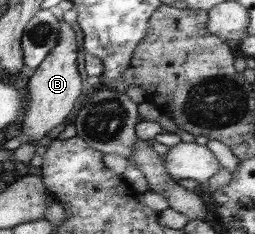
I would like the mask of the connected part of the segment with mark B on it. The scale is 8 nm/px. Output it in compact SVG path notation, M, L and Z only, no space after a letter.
M61 19L59 35L56 48L49 52L48 58L40 67L37 67L29 79L29 105L25 110L23 128L21 128L22 136L27 136L29 141L39 141L45 137L47 131L61 125L65 121L65 117L73 111L73 107L79 101L81 91L83 91L83 83L81 83L83 79L77 69L79 43L77 43L73 27L63 19Z

